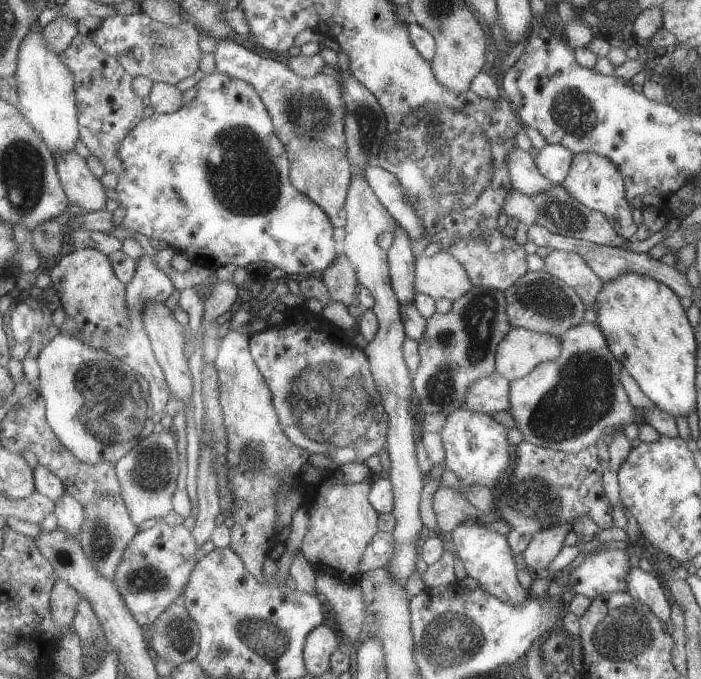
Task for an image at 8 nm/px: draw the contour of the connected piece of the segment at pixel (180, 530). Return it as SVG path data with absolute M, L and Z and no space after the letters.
M158 520L153 527L137 533L123 562L117 566L115 584L127 608L142 627L147 629L153 625L171 604L181 600L199 558L197 539L187 526L170 526Z

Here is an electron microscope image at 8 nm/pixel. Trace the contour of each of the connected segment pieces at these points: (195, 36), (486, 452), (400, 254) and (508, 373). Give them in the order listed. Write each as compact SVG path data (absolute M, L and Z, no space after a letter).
M137 12L132 15L115 16L101 22L100 27L90 34L95 44L115 57L131 76L147 76L154 83L177 84L200 70L204 52L201 50L202 31L191 21L183 21L179 28L163 24L149 14Z
M462 406L449 413L441 432L444 448L444 461L447 469L457 476L461 486L480 484L489 489L495 488L503 470L511 465L510 445L507 442L507 429L495 422L488 414L469 412Z
M401 225L395 230L395 242L388 250L390 277L400 304L414 303L415 300L415 257L409 244L410 236Z
M513 327L497 345L495 373L508 381L523 378L541 362L555 360L559 352L557 337Z

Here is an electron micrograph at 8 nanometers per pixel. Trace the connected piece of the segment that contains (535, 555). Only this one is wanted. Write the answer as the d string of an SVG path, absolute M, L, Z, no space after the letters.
M559 522L555 526L535 532L529 546L522 552L525 570L529 571L531 575L539 570L547 570L551 560L563 547L563 538L569 531L570 526L567 522Z

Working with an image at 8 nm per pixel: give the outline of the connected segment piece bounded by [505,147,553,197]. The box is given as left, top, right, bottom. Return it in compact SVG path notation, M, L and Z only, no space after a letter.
M517 147L515 150L509 150L505 162L513 190L521 192L523 196L535 196L547 192L553 186L547 178L539 174L533 154Z

